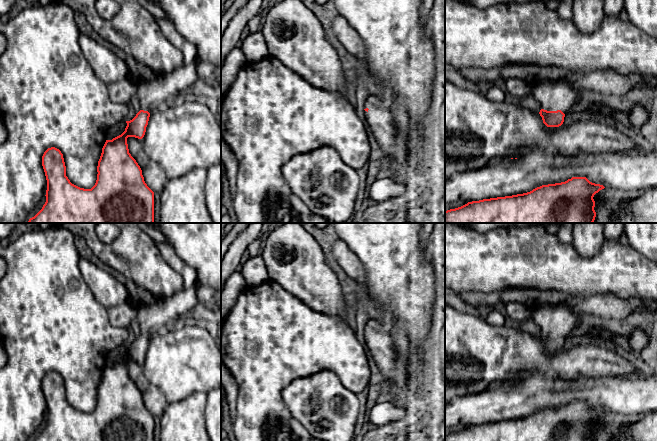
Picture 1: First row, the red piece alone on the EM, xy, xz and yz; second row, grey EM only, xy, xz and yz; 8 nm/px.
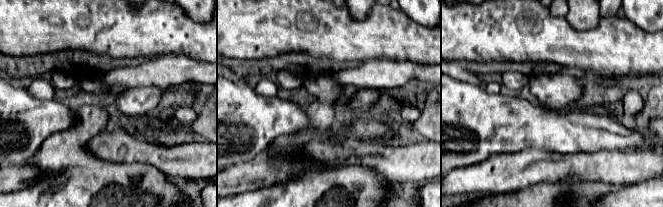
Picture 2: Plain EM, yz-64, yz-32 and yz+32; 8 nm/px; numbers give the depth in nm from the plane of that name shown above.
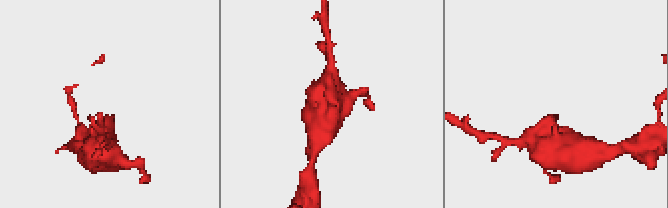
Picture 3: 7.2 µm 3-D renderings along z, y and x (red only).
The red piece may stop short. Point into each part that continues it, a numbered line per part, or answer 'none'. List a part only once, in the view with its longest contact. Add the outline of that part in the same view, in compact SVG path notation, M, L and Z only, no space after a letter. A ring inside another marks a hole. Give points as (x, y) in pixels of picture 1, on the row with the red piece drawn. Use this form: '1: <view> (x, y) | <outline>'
1: yz (552, 96) | M569 81L544 82L532 87L532 94L547 111L561 110L564 114L575 108L579 92L572 89Z

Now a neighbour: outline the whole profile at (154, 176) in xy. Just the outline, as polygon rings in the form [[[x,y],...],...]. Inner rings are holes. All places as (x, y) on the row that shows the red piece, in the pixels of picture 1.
[[[128,137],[127,144],[129,153],[142,170],[142,175],[147,186],[154,193],[161,193],[168,181],[164,170],[145,153],[141,139]]]

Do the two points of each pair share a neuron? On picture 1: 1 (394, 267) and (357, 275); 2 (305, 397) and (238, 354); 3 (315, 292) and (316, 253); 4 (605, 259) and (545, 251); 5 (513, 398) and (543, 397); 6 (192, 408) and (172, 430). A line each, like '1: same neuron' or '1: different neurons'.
1: different neurons
2: different neurons
3: same neuron
4: same neuron
5: same neuron
6: same neuron

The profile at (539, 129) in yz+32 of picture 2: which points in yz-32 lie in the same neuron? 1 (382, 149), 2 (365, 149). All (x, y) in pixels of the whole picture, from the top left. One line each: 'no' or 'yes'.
1: no
2: no

